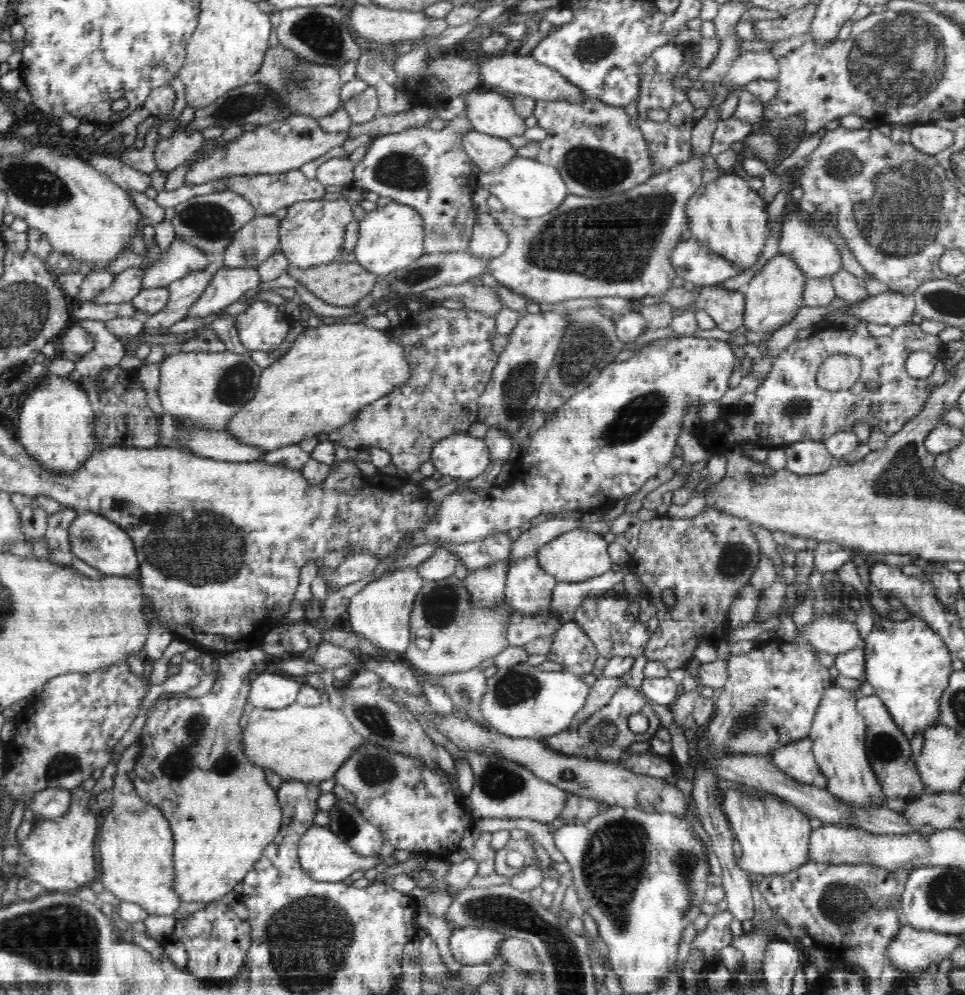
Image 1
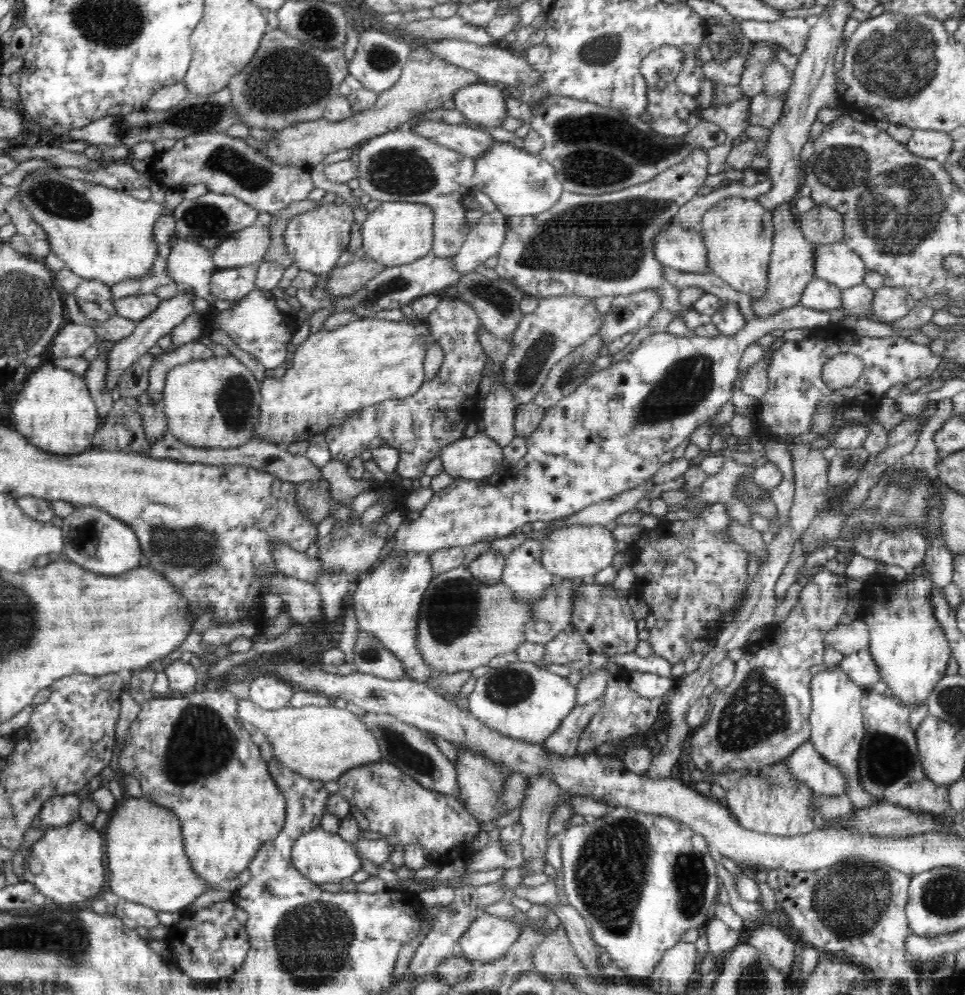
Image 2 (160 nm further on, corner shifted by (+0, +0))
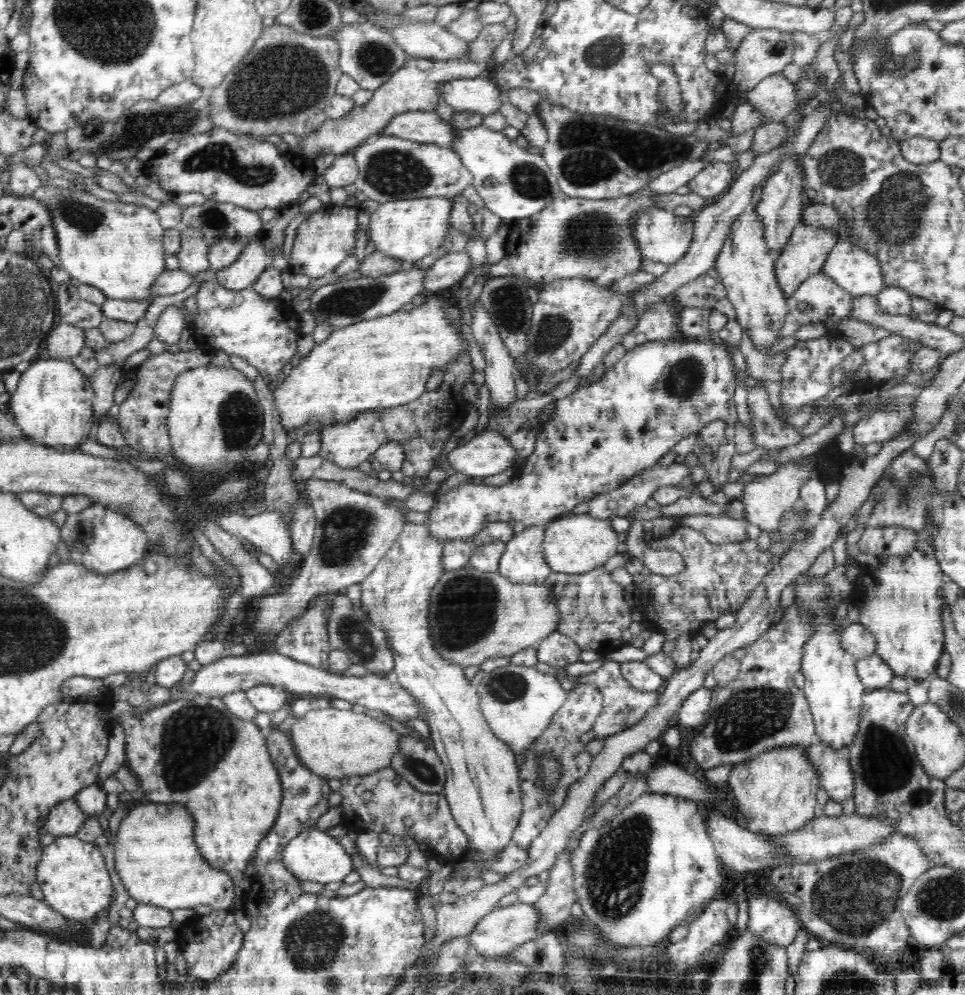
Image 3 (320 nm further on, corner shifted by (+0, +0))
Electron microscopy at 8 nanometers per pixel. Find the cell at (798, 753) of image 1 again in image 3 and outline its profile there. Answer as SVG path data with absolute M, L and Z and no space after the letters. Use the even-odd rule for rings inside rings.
M822 742L812 743L805 750L820 777L820 788L827 792L830 800L842 801L853 796L855 782L845 751Z

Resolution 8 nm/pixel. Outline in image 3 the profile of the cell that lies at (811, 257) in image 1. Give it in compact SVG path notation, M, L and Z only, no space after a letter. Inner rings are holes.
M847 239L836 242L821 272L853 297L877 296L885 287L880 261Z

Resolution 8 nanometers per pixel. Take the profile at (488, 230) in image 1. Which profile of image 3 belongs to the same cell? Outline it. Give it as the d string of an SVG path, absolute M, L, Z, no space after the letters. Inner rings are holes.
M466 251L448 252L436 259L427 268L424 275L424 295L435 294L439 290L448 288L468 274L471 263Z

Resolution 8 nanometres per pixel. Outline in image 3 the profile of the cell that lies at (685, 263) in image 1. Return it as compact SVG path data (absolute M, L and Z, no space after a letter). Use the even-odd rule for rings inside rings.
M670 208L644 209L632 220L635 235L635 242L639 247L640 254L644 259L662 262L666 265L674 264L682 258L688 250L693 239L693 223L684 216L676 216Z

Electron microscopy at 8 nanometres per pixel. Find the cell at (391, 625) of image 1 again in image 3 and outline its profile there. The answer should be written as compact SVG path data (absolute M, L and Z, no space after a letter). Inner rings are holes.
M407 523L384 558L378 562L360 586L362 610L368 615L372 624L386 633L388 644L392 649L394 659L392 673L400 686L415 698L415 703L421 708L423 720L428 724L430 742L446 771L442 793L449 804L451 815L456 824L467 834L469 846L478 850L482 859L480 866L470 862L468 857L453 865L453 873L446 880L440 896L443 905L457 902L466 894L487 886L482 875L490 872L491 863L497 858L496 854L500 854L513 841L512 834L522 816L523 804L522 791L519 787L519 765L516 762L515 752L490 729L490 725L480 711L477 687L471 684L470 678L466 678L466 670L440 657L432 643L428 622L430 596L440 576L445 573L442 565L442 550L445 542L432 536L426 526Z

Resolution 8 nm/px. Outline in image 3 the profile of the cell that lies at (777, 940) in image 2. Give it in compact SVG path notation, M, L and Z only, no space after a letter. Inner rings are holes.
M760 894L750 898L748 914L749 930L772 945L787 947L802 929L795 909L775 894Z

